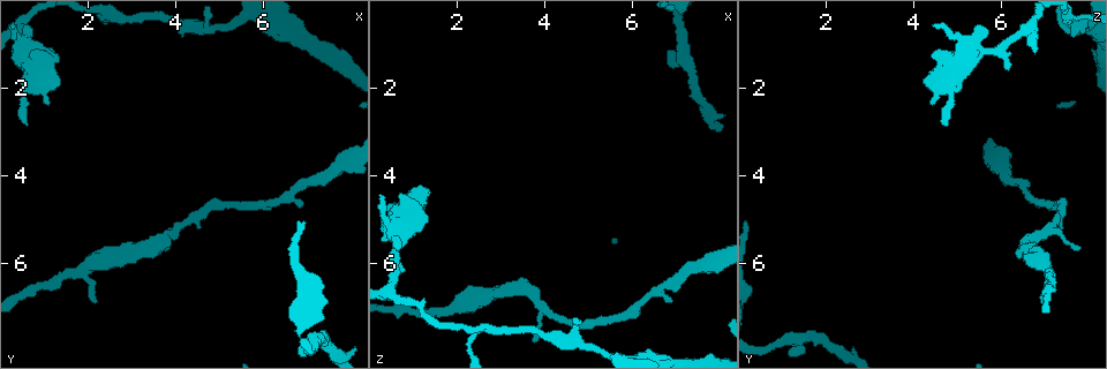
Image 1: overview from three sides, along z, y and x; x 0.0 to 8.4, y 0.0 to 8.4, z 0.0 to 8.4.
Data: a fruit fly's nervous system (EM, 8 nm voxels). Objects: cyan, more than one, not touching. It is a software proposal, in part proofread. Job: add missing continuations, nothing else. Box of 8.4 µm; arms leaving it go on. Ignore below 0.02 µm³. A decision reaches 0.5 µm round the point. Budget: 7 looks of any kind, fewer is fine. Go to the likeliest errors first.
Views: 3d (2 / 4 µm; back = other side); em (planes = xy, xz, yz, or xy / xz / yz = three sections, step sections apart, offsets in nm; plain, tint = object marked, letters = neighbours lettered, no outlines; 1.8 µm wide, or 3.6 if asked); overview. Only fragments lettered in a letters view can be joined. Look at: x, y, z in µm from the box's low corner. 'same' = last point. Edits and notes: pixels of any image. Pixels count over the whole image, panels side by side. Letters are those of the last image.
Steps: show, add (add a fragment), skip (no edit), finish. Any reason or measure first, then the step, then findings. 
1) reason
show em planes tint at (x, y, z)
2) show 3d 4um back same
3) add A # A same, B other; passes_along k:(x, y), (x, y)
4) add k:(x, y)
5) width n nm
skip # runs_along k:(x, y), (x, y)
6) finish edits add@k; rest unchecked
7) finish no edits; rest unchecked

an open end
show em planes letters at (2.25, 6.85, 6.90)

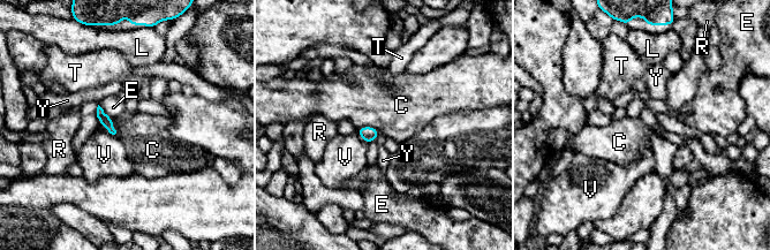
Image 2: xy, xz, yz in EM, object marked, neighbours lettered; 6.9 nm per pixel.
width 80 nm
skip # C other, E other, L other, R other, T other, V other, Y other; border 2:(357, 128), (375, 127), (378, 130); none of them fits

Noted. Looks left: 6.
an open end
show em 3.6um xz step 16 letters at (0.60, 2.85, 4.70)

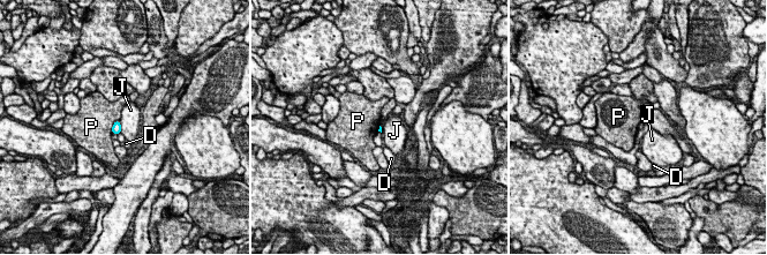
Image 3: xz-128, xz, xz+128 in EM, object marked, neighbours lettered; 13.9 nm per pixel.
skip # D other, J other, P other; border 3:(118, 120), (113, 124), (111, 133); none of them fits

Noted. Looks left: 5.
branch stops here
show 3d 4um at (0.55, 0.60, 5.55)

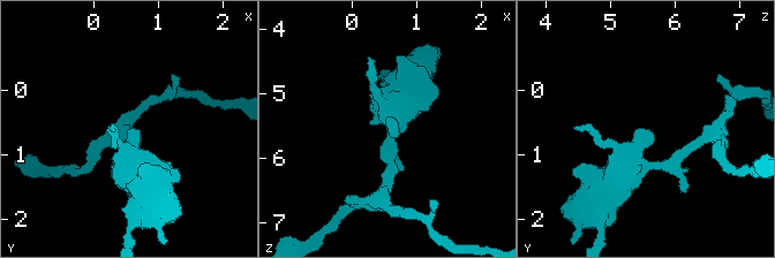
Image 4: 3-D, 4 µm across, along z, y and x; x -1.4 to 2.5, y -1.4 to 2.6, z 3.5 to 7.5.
now the EM
show em planes letters at (0.60, 0.60, 5.65)

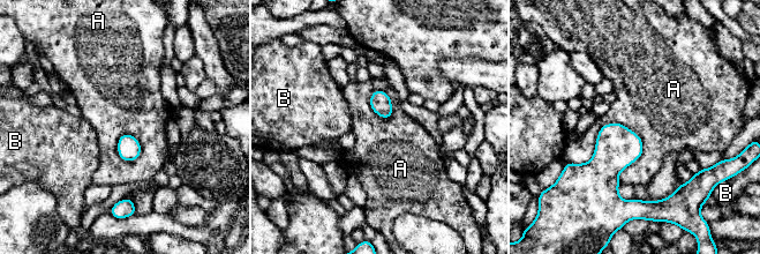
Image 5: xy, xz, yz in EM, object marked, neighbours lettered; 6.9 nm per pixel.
skip # A other, B other; border 5:(642, 140), (608, 122), (566, 163); no lettered fragment goes on from it

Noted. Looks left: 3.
finish no edits; rest unchecked

